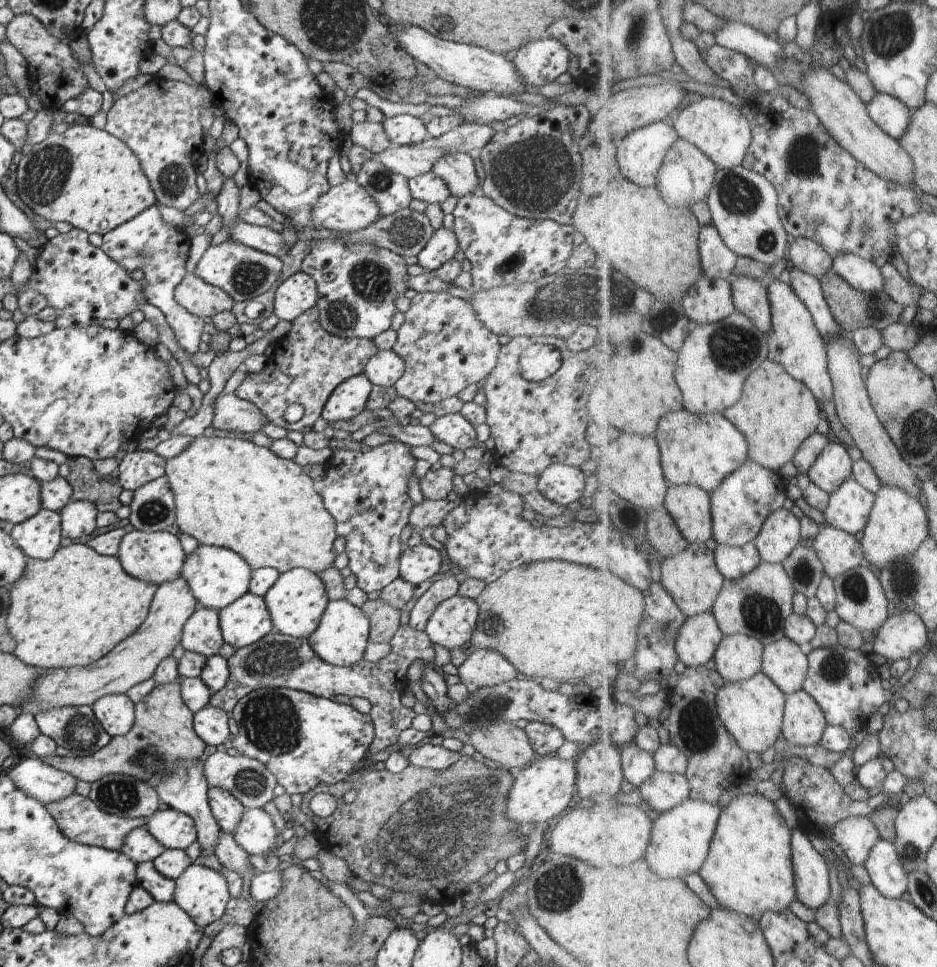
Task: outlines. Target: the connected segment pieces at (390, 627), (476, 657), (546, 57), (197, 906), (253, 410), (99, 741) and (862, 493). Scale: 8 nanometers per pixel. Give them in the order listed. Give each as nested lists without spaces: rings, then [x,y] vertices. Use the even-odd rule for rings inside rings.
[[[368,599],[361,610],[370,620],[370,643],[389,643],[401,627],[401,610],[384,600]]]
[[[471,648],[470,653],[457,668],[457,676],[469,692],[474,692],[476,688],[497,686],[517,678],[516,668],[500,652]]]
[[[545,35],[518,50],[513,60],[522,82],[533,89],[555,83],[570,66],[570,50],[556,38]]]
[[[192,864],[174,882],[173,902],[176,902],[197,926],[204,929],[222,919],[230,898],[221,872]]]
[[[222,391],[214,399],[212,424],[222,433],[247,435],[249,432],[261,432],[266,425],[266,416],[254,404]]]
[[[60,706],[59,708],[50,708],[34,715],[36,724],[41,734],[52,738],[56,746],[68,749],[71,754],[76,756],[89,756],[101,750],[110,740],[110,737],[103,727],[100,727],[98,718],[94,714],[91,706]]]
[[[853,479],[840,486],[833,494],[831,506],[825,514],[830,526],[856,535],[870,525],[877,501],[878,493]]]

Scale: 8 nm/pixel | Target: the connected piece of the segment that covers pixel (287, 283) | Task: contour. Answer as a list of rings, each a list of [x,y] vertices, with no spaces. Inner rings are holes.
[[[296,272],[286,278],[277,288],[273,299],[273,314],[279,320],[293,322],[306,310],[316,305],[317,285],[314,278],[306,272]]]

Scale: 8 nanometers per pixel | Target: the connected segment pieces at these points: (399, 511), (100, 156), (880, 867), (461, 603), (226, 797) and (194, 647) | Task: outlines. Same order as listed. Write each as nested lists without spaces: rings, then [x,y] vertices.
[[[398,441],[386,442],[366,452],[361,450],[344,450],[336,448],[332,457],[324,465],[325,474],[322,479],[322,499],[324,507],[334,518],[337,537],[346,540],[346,555],[349,559],[348,567],[358,580],[358,588],[370,594],[382,591],[396,578],[399,578],[400,558],[404,545],[400,542],[400,535],[409,524],[409,517],[413,510],[413,501],[408,496],[408,482],[414,475],[416,458],[411,453],[412,447]]]
[[[91,124],[70,125],[62,134],[49,133],[47,138],[30,148],[18,162],[16,188],[22,202],[53,224],[63,221],[88,235],[106,235],[118,226],[133,220],[138,214],[157,204],[154,190],[143,174],[138,158],[118,138],[105,129],[99,130]]]
[[[883,839],[873,850],[866,865],[873,884],[889,898],[902,899],[910,892],[911,873],[904,868],[906,860],[895,842]]]
[[[458,593],[434,610],[424,632],[432,644],[448,650],[471,647],[478,614],[475,600]]]
[[[220,788],[208,789],[208,803],[220,830],[234,836],[245,807],[230,792]]]
[[[200,604],[194,614],[184,624],[181,645],[184,650],[200,654],[206,658],[219,654],[224,644],[220,629],[219,612]]]

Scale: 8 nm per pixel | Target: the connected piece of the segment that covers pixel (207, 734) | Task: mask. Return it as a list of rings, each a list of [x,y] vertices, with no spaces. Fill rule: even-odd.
[[[208,704],[193,717],[193,726],[195,734],[206,745],[220,746],[224,745],[226,740],[231,739],[230,722],[228,714],[219,707]]]

